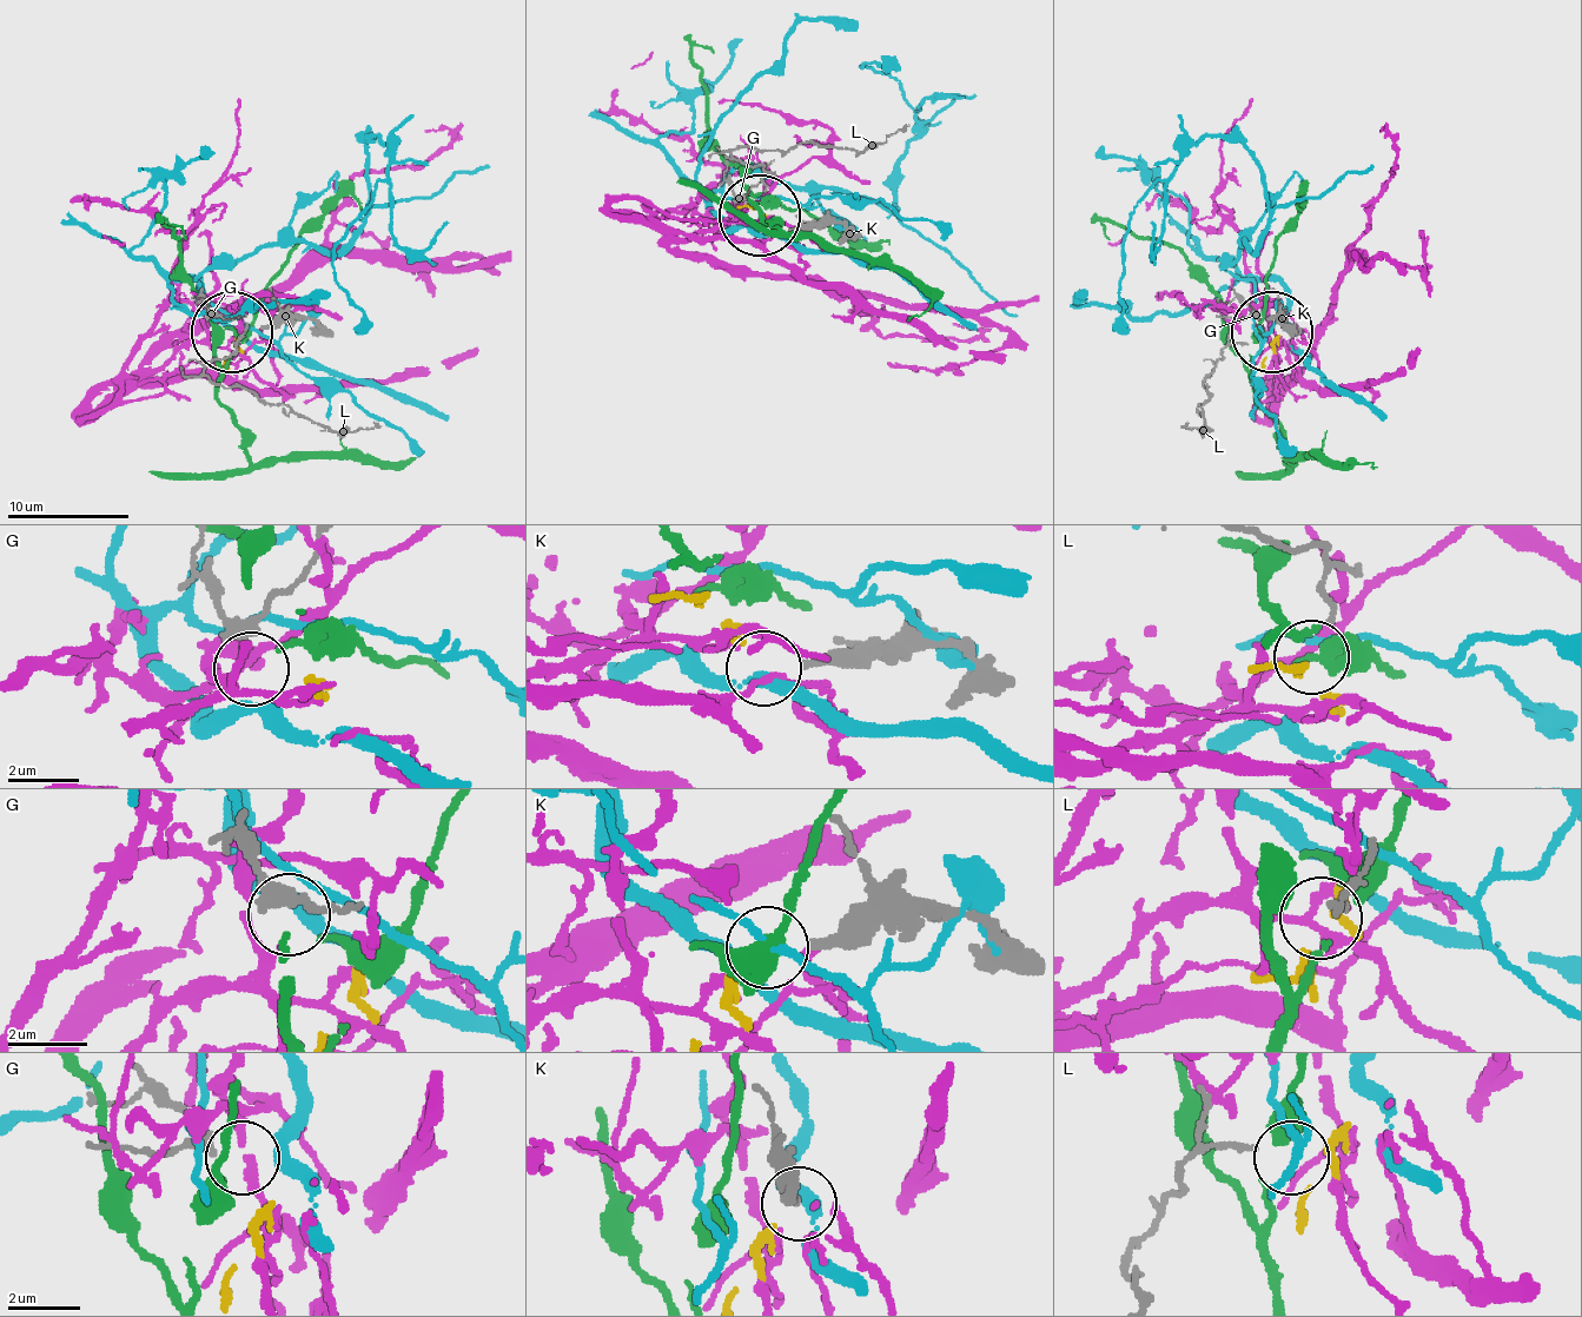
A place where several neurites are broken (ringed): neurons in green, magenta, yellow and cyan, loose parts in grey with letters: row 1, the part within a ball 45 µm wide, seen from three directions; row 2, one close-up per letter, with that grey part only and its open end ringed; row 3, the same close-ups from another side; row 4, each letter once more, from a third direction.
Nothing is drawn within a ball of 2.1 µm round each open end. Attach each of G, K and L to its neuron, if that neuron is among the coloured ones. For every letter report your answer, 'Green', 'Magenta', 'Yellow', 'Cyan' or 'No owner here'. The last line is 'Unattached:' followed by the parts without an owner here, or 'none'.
G: No owner here
K: Yellow
L: No owner here
Unattached: G, L

